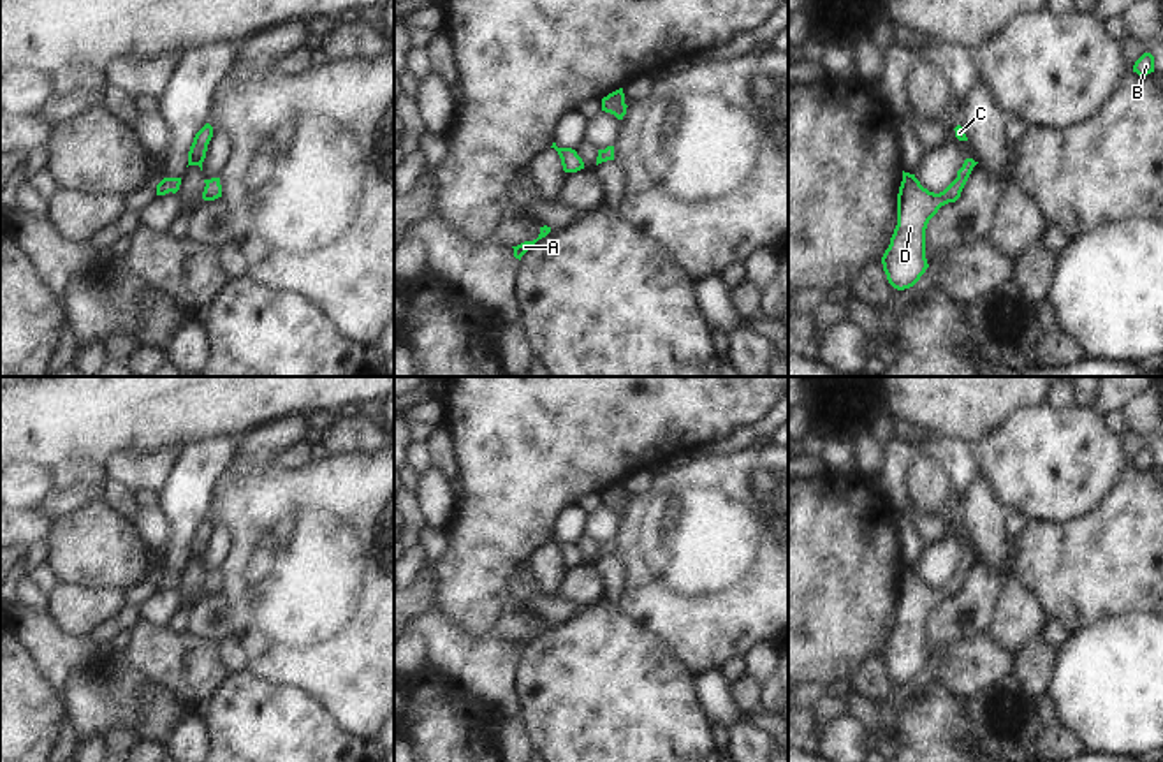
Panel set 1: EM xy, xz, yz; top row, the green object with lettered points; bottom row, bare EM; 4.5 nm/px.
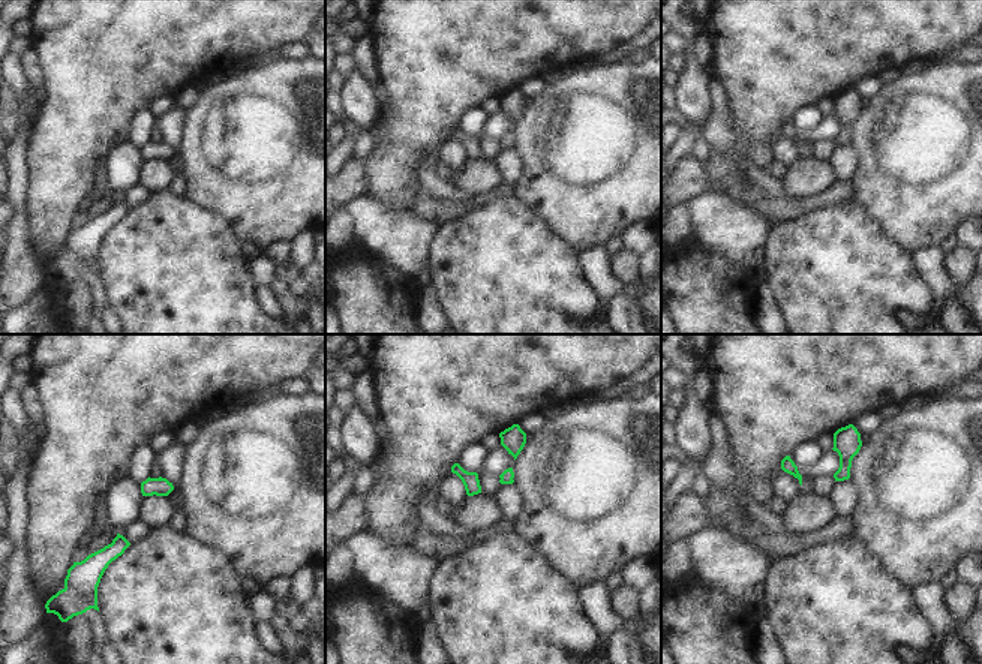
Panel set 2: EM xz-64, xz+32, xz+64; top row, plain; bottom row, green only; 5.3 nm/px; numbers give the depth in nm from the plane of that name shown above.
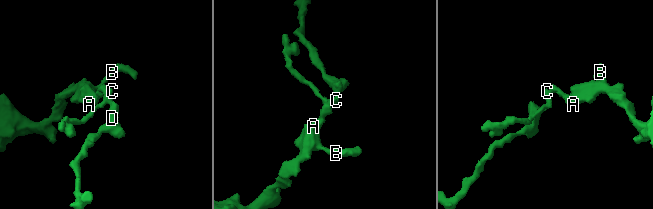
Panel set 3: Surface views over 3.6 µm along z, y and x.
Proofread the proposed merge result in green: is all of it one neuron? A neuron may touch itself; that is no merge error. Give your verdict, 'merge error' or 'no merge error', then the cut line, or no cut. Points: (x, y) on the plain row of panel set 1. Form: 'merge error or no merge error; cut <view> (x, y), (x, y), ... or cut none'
no merge error; cut none

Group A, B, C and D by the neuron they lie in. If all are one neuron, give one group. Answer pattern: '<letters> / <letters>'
A B C D

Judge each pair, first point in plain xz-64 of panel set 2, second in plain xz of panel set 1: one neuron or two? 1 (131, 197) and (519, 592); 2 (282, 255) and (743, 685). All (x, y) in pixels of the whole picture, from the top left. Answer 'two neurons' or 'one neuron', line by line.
1: one neuron
2: two neurons

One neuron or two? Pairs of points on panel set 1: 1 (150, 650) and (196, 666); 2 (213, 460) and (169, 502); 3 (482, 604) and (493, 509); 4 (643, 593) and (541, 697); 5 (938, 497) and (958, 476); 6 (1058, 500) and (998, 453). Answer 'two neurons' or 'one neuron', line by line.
1: one neuron
2: one neuron
3: one neuron
4: two neurons
5: two neurons
6: one neuron

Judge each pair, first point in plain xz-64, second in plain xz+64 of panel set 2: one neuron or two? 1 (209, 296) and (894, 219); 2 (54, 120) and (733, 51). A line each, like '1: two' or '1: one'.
1: two
2: one

